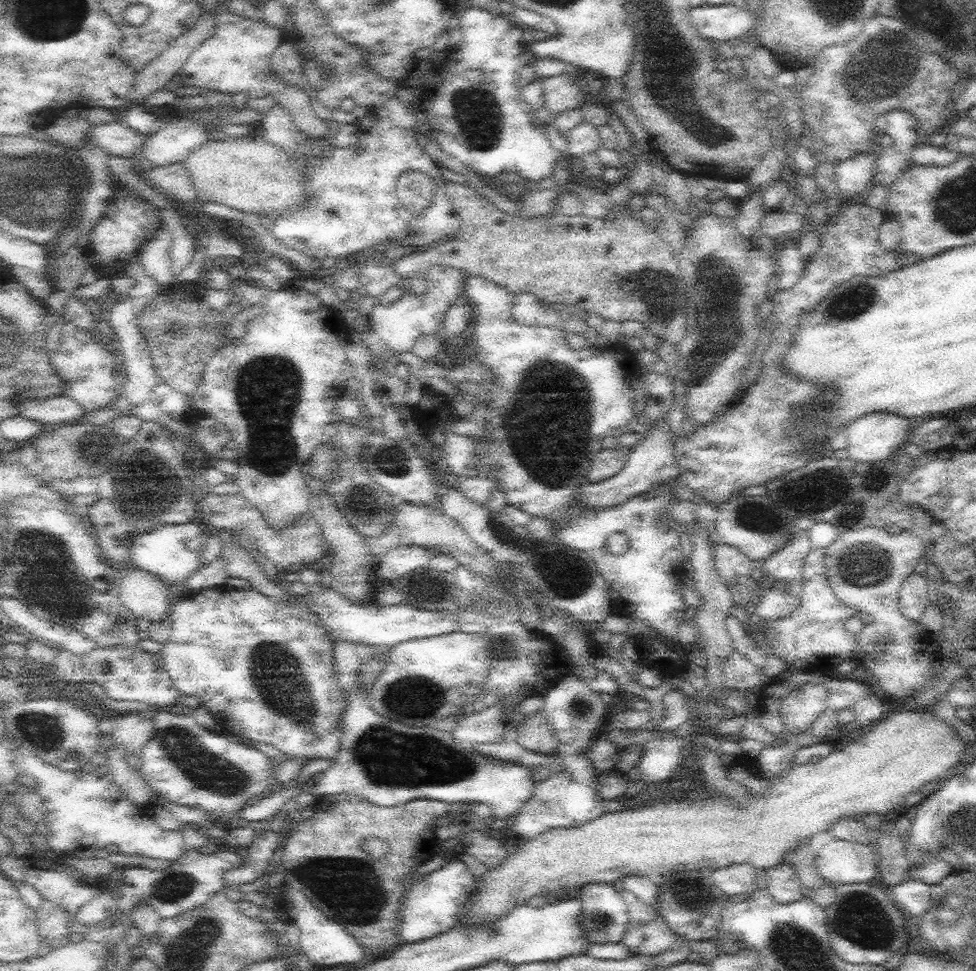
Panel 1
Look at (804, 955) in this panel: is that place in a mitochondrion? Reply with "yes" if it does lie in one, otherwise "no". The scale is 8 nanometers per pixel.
yes

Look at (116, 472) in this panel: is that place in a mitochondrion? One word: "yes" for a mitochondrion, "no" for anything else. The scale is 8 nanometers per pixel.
yes

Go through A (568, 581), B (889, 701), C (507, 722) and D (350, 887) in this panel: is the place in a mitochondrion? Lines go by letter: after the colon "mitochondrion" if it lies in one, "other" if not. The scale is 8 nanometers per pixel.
A: mitochondrion
B: other
C: other
D: mitochondrion

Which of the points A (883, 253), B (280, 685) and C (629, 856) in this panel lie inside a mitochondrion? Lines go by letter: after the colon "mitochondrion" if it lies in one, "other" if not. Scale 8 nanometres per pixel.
A: other
B: mitochondrion
C: other

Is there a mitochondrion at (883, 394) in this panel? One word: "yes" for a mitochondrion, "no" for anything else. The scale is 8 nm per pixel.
no

